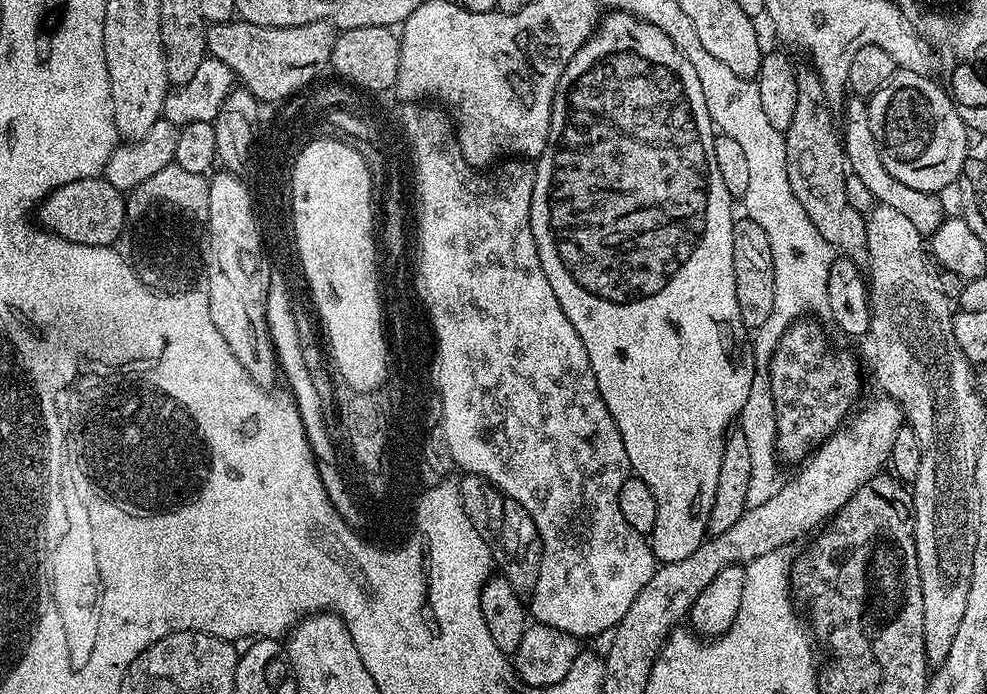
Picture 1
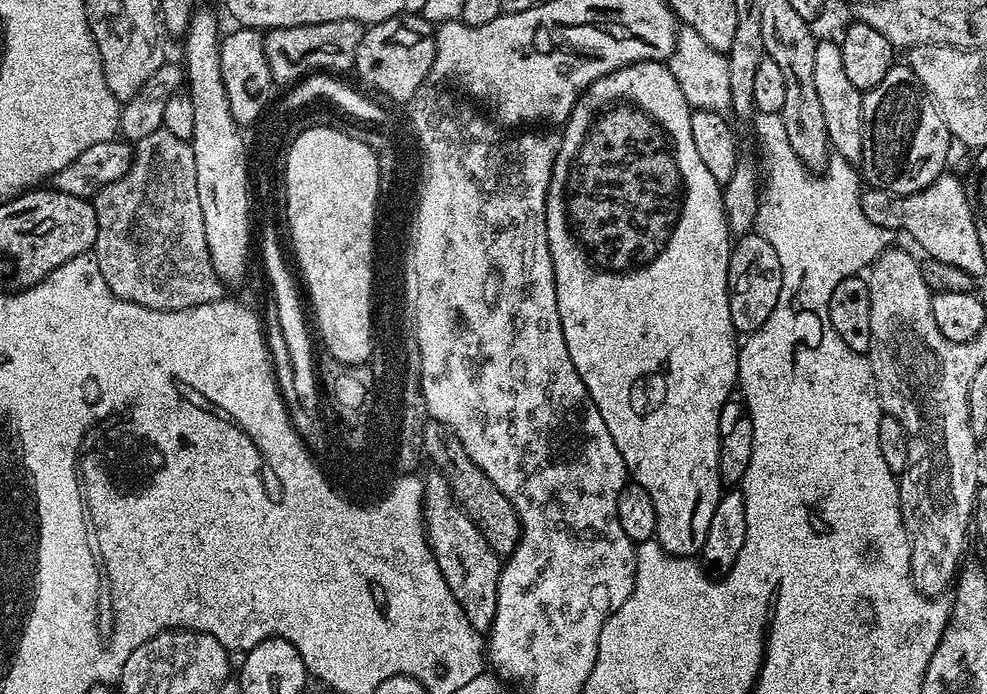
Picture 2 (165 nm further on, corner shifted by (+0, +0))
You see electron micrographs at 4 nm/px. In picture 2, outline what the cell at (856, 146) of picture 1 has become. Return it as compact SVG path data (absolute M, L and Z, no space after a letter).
M821 39L814 50L814 86L822 105L822 114L826 117L826 132L831 151L846 163L859 165L862 154L862 102L863 95L850 83L850 77L842 63L842 50L835 39Z

